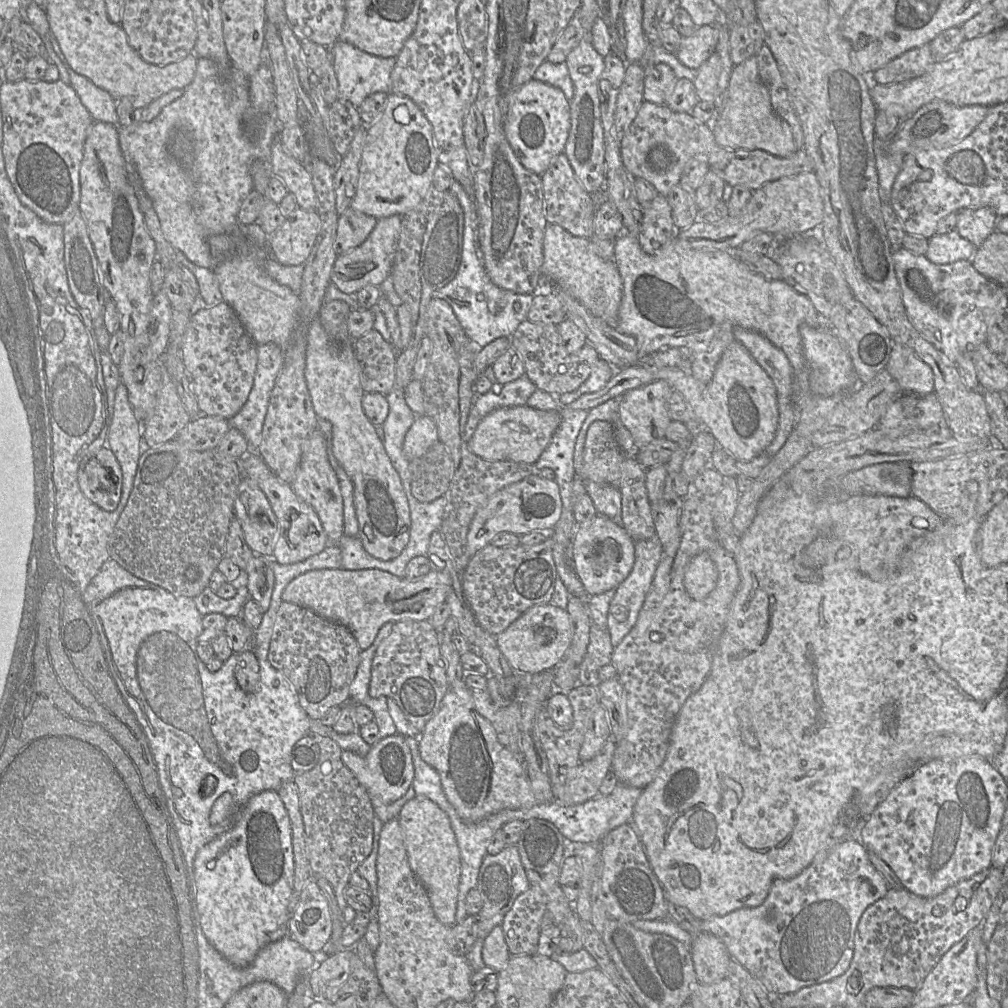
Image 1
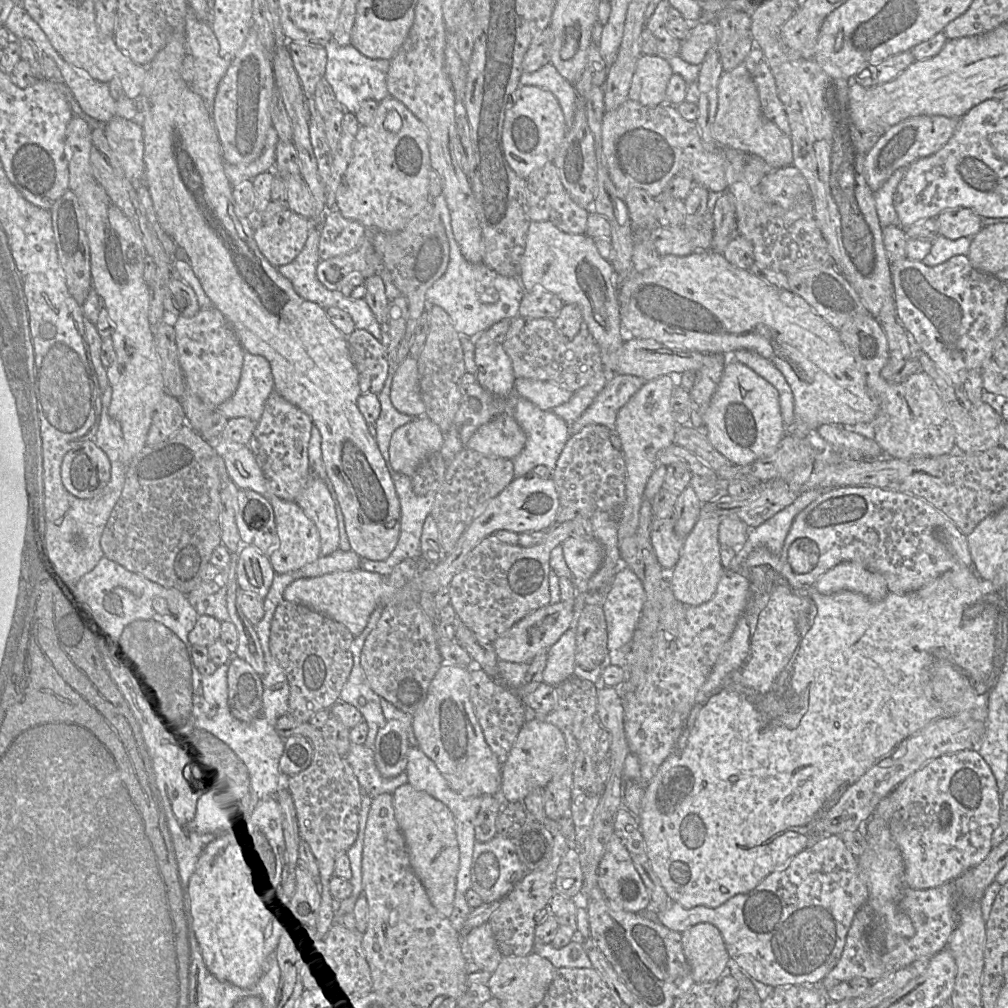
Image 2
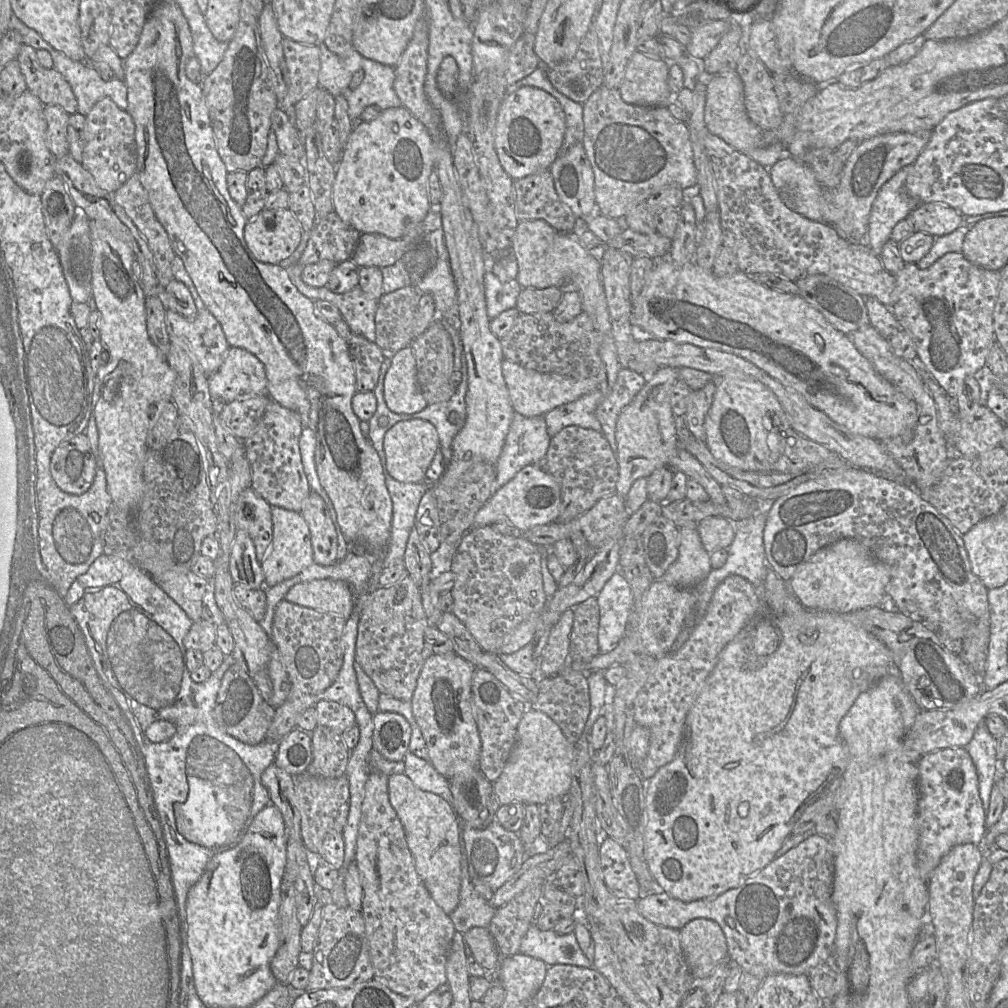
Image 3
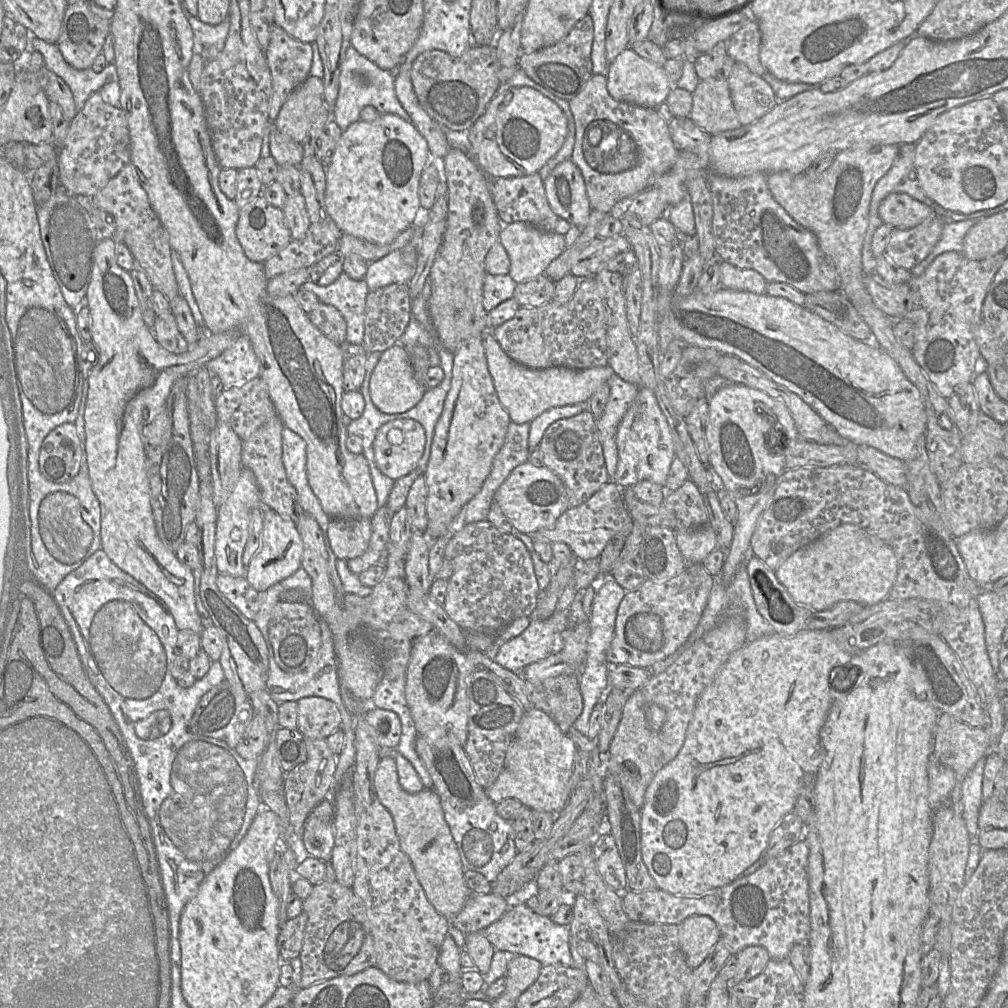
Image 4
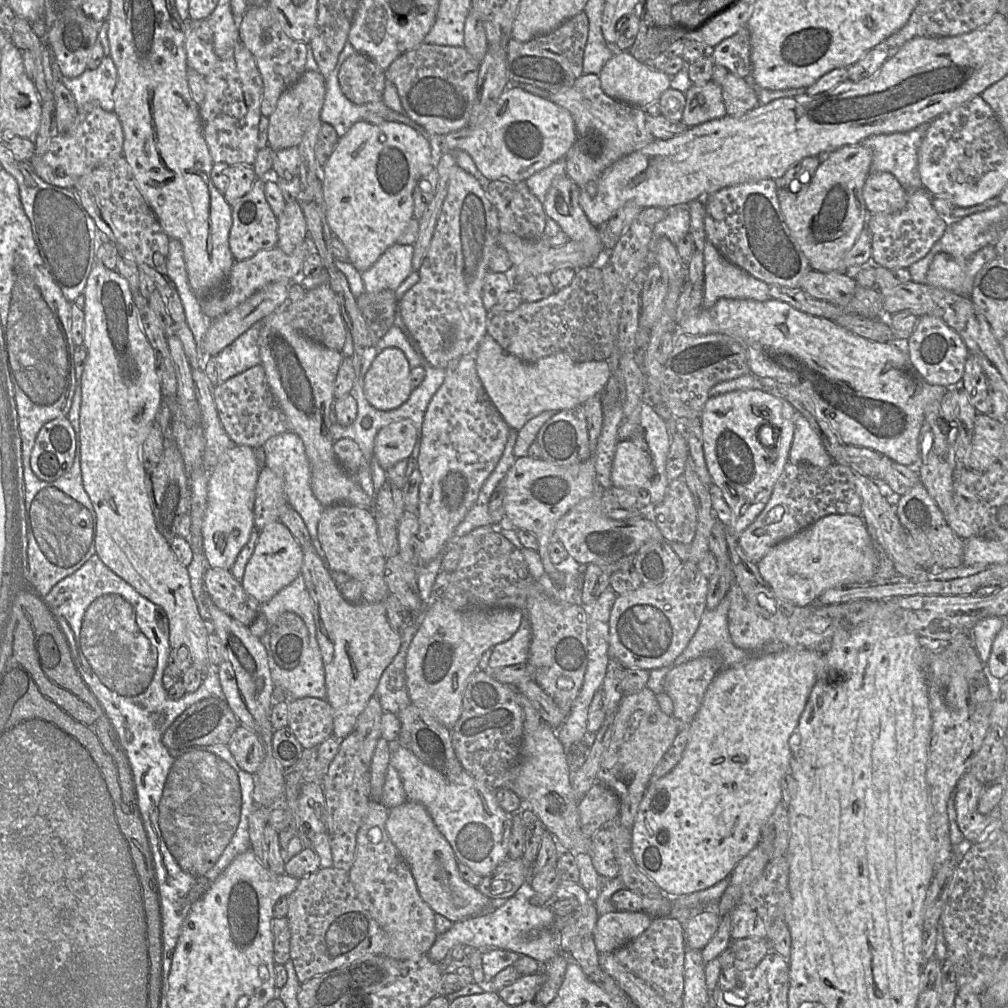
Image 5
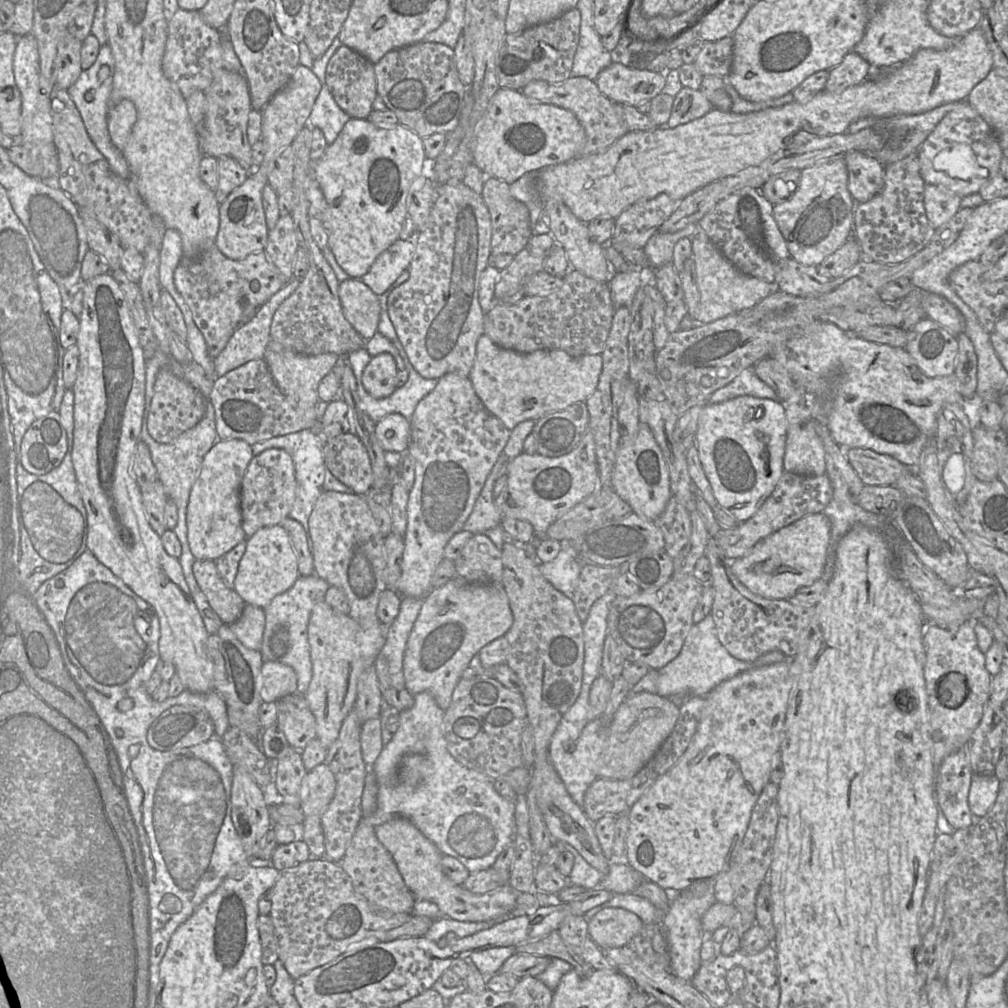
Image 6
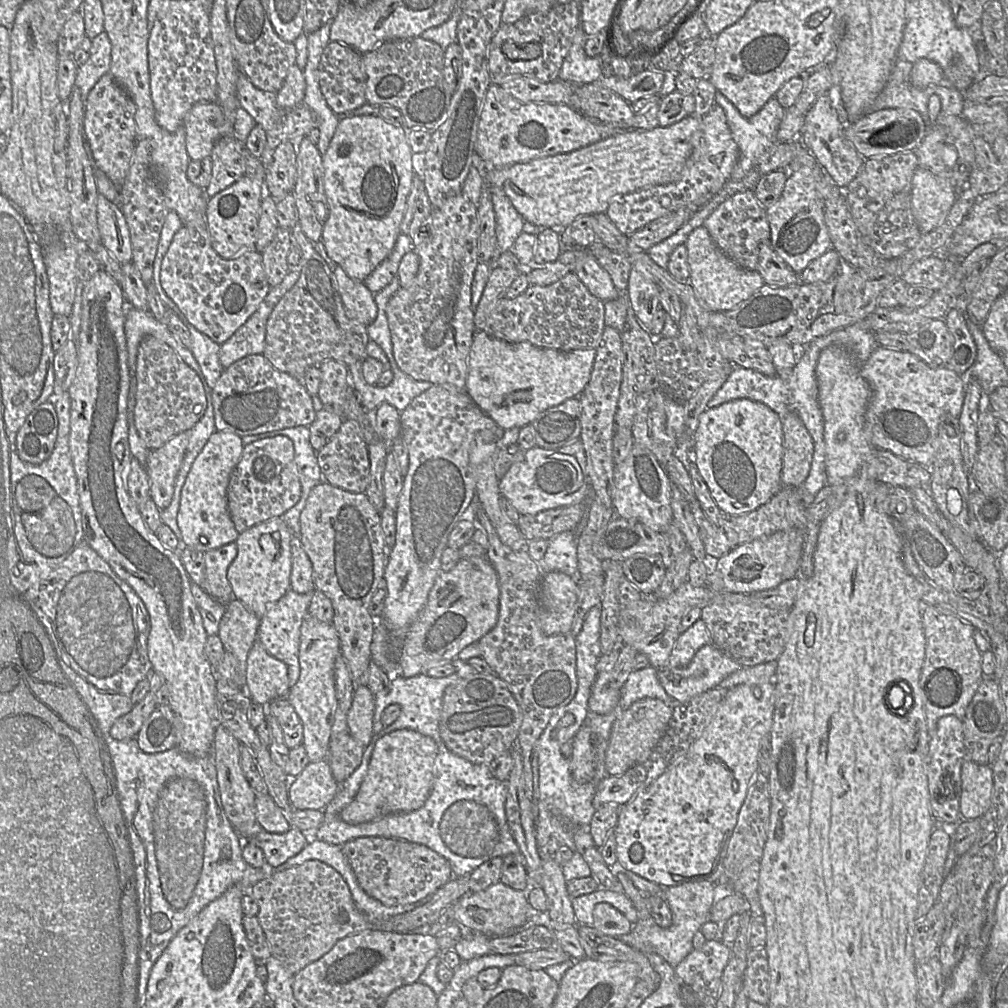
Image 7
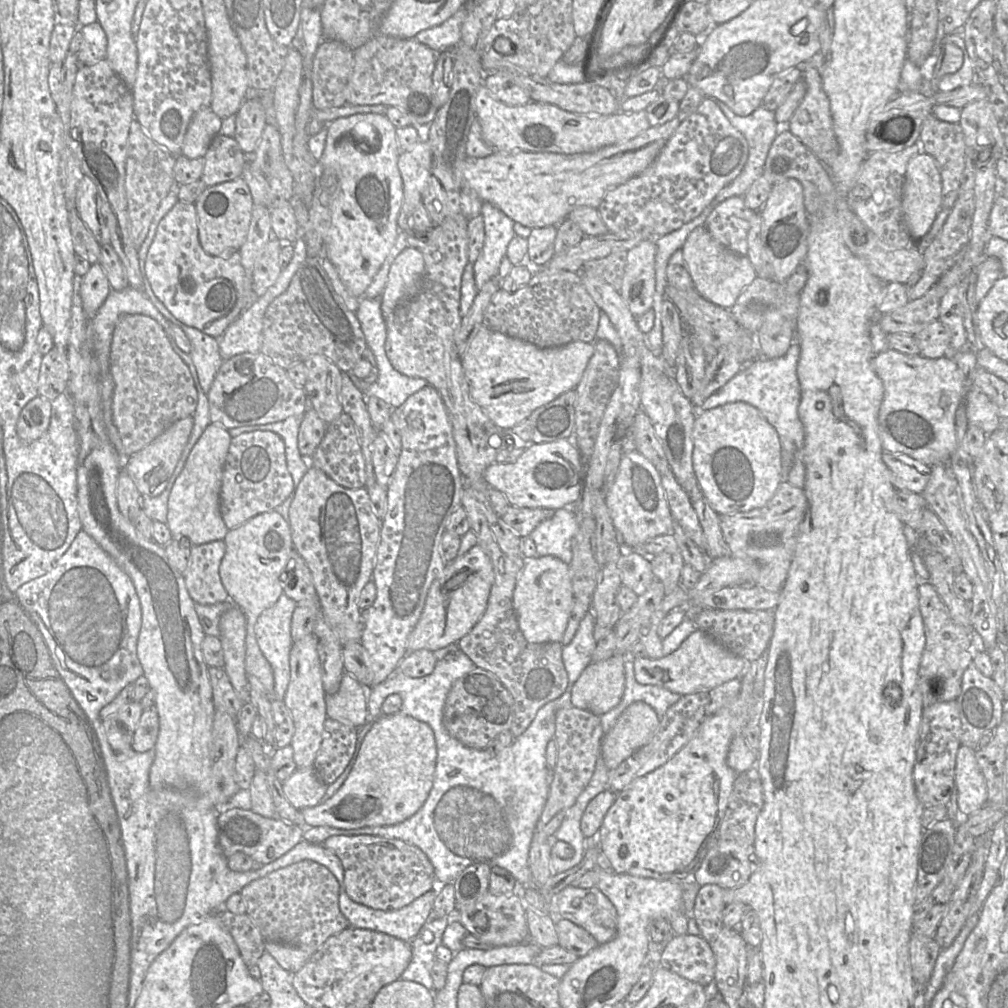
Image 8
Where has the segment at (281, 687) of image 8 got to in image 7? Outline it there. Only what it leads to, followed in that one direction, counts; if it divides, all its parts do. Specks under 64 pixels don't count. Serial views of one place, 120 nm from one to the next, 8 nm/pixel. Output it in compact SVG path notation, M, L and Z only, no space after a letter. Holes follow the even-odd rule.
M289 589L278 601L270 605L259 621L257 640L264 649L286 664L290 687L295 685L300 677L299 644L300 627L308 616L308 607L312 599L312 592L299 594Z

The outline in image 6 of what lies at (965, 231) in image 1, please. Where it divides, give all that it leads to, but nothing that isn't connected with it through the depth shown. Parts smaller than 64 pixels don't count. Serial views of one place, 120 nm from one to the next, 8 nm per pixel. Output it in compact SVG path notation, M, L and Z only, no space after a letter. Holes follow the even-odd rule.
M859 150L843 154L848 173L847 188L857 203L864 203L884 186L884 165L875 157Z

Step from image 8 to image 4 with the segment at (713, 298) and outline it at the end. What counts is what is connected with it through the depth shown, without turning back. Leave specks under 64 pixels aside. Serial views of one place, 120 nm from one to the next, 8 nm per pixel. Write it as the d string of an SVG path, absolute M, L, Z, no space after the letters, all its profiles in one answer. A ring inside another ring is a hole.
M722 261L720 265L720 286L730 290L748 291L756 294L766 292L766 280L755 270L741 269Z

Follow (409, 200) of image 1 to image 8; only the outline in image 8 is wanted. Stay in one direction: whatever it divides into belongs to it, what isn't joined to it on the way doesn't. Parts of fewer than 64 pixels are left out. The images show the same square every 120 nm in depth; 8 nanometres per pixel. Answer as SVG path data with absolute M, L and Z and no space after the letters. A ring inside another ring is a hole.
M355 114L337 118L327 125L324 153L319 160L322 169L332 169L337 179L336 190L330 200L330 227L325 236L326 257L334 265L347 292L363 298L396 241L398 215L403 202L403 182L397 166L402 152L396 137L396 127L385 115Z

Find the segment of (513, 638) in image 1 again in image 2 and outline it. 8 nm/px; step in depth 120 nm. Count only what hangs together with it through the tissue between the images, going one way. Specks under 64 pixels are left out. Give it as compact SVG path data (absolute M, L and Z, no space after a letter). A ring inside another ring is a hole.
M564 601L550 603L520 619L493 642L498 659L515 663L529 663L539 653L547 652L574 621L573 608L574 603Z

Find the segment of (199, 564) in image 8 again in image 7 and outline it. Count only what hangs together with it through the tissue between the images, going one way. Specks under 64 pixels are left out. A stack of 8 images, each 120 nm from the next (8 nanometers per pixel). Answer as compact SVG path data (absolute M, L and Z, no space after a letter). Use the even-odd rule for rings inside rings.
M235 542L204 553L205 579L201 588L222 604L227 604L234 598L227 579L227 571L236 555L237 545Z

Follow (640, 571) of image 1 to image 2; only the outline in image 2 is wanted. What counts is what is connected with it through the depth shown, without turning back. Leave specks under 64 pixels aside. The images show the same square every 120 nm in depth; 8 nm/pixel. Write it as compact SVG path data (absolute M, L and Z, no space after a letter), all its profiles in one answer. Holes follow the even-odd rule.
M622 565L612 578L602 602L607 629L607 647L611 653L611 664L622 666L619 652L631 641L645 602L645 591L640 579L627 566Z

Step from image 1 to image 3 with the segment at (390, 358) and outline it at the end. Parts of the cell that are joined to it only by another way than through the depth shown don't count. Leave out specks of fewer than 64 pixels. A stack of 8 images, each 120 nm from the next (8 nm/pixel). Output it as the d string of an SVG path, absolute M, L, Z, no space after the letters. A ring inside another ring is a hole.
M354 333L350 334L346 343L354 368L356 391L372 391L384 360L380 348L374 342Z

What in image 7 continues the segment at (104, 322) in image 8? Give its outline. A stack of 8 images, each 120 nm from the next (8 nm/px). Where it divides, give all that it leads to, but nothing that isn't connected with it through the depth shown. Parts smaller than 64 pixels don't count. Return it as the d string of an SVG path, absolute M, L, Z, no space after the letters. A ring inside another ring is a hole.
M128 306L124 332L131 377L133 377L135 371L139 344L144 336L151 335L169 345L178 356L195 371L201 383L209 387L191 351L182 346L170 332L168 326L157 321L148 310L140 310Z

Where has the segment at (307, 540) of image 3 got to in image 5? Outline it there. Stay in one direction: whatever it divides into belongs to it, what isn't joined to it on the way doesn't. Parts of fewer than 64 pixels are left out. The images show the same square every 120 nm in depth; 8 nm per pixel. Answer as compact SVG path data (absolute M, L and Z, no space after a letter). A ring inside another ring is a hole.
M274 521L260 532L253 554L244 570L241 584L244 590L260 604L269 601L280 590L291 584L300 574L303 550L288 528Z

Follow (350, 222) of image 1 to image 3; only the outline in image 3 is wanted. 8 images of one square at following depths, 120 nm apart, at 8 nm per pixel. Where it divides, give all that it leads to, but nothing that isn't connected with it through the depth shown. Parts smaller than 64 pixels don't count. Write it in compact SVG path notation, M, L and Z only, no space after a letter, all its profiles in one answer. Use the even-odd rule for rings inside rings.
M334 211L318 219L299 263L302 266L323 260L340 263L351 260L361 233L344 222Z

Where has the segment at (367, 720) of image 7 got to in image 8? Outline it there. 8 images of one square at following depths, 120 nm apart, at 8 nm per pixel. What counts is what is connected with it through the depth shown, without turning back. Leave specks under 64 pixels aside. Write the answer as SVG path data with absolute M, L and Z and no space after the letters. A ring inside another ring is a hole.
M345 672L338 691L325 695L327 717L358 729L367 722L367 699L368 688Z

